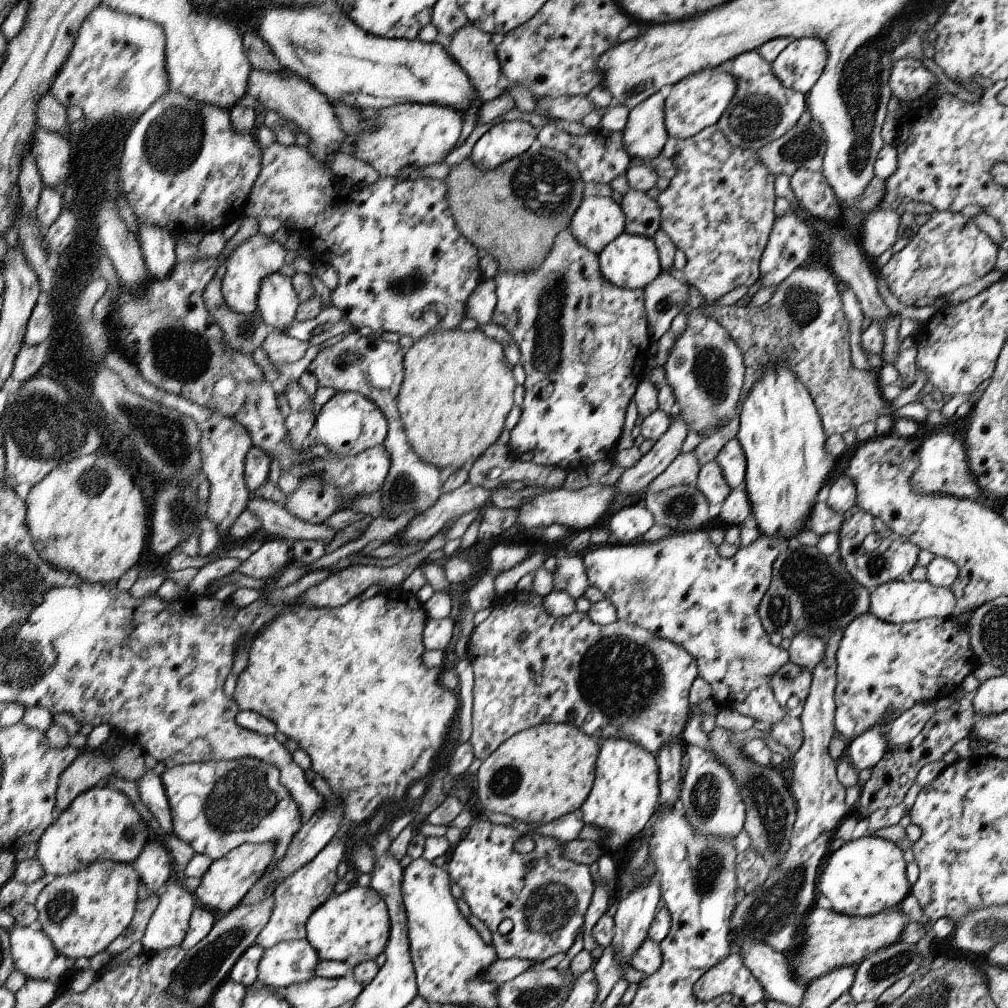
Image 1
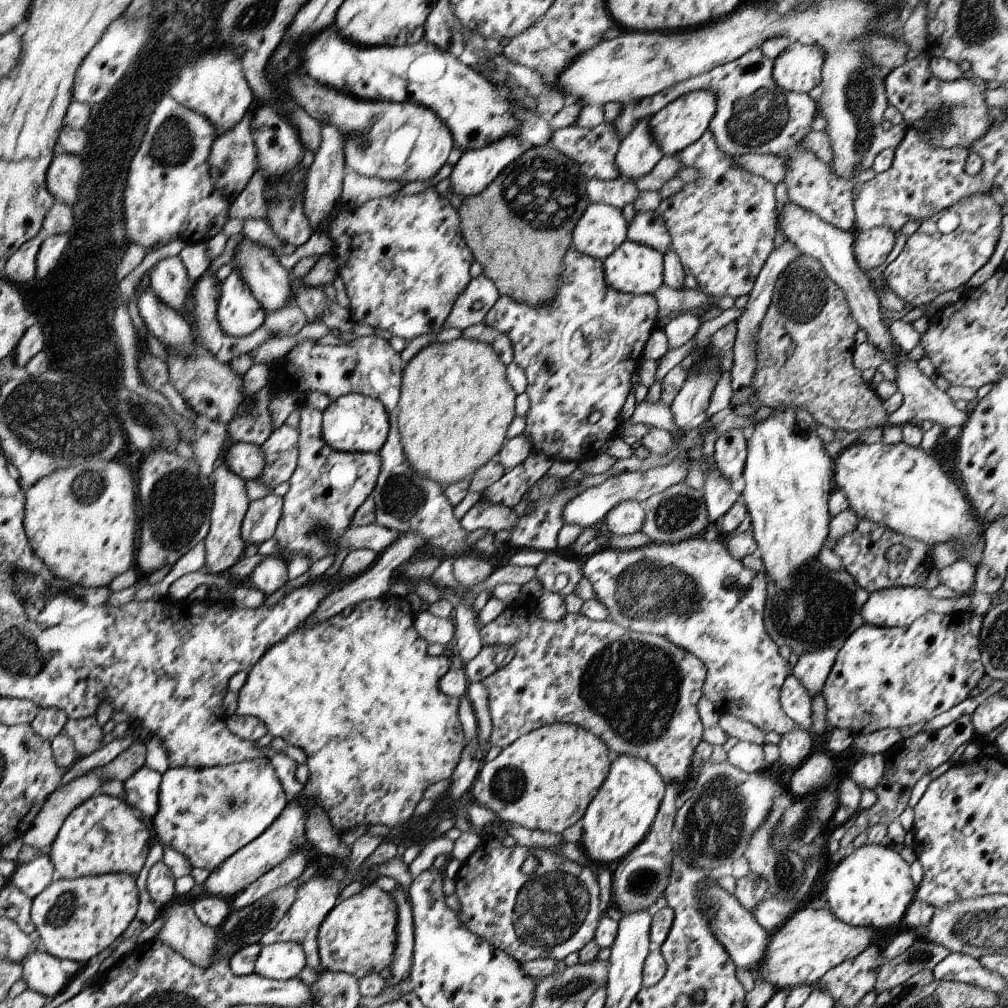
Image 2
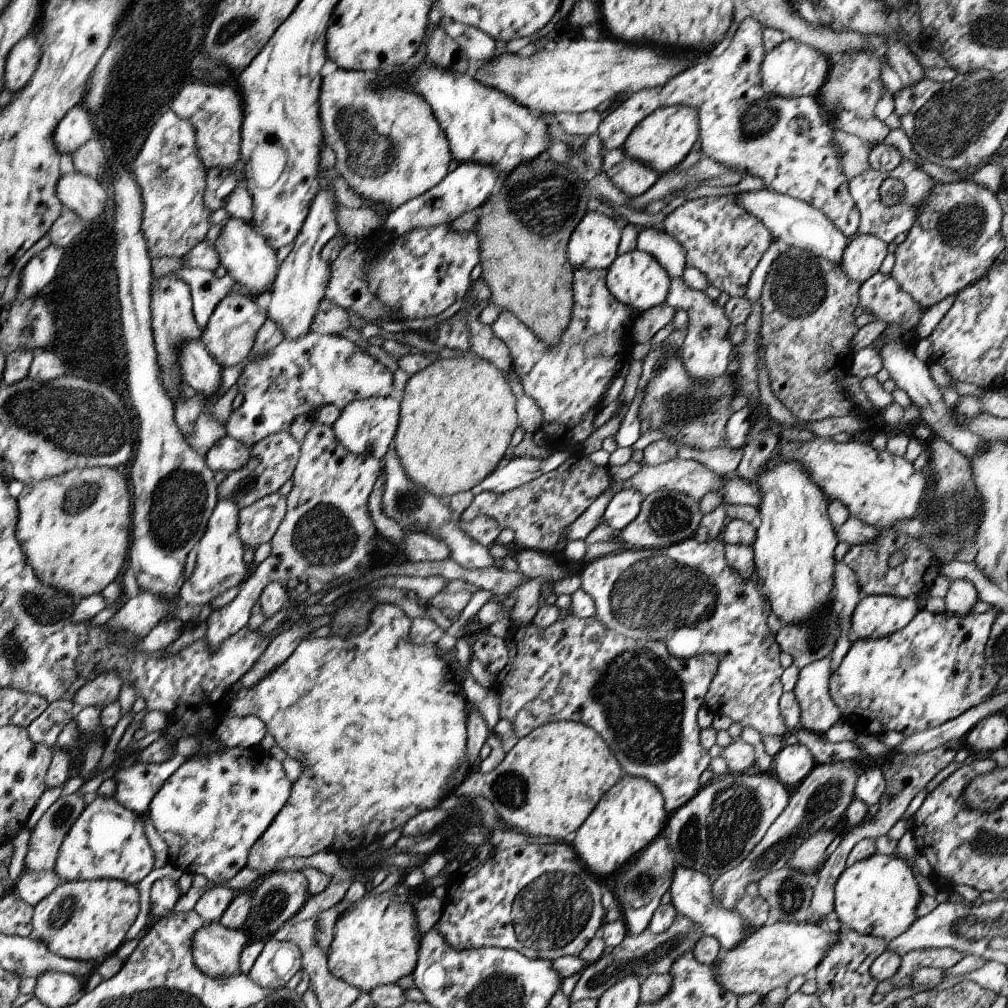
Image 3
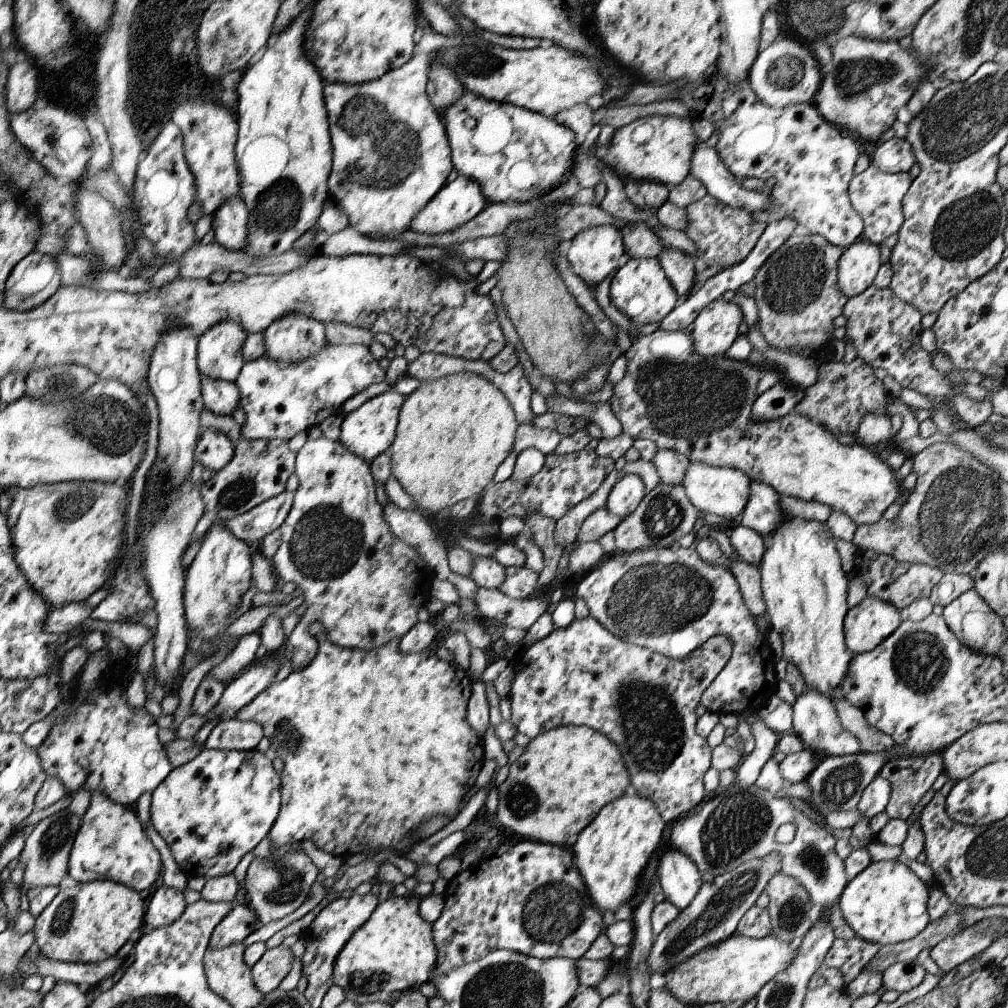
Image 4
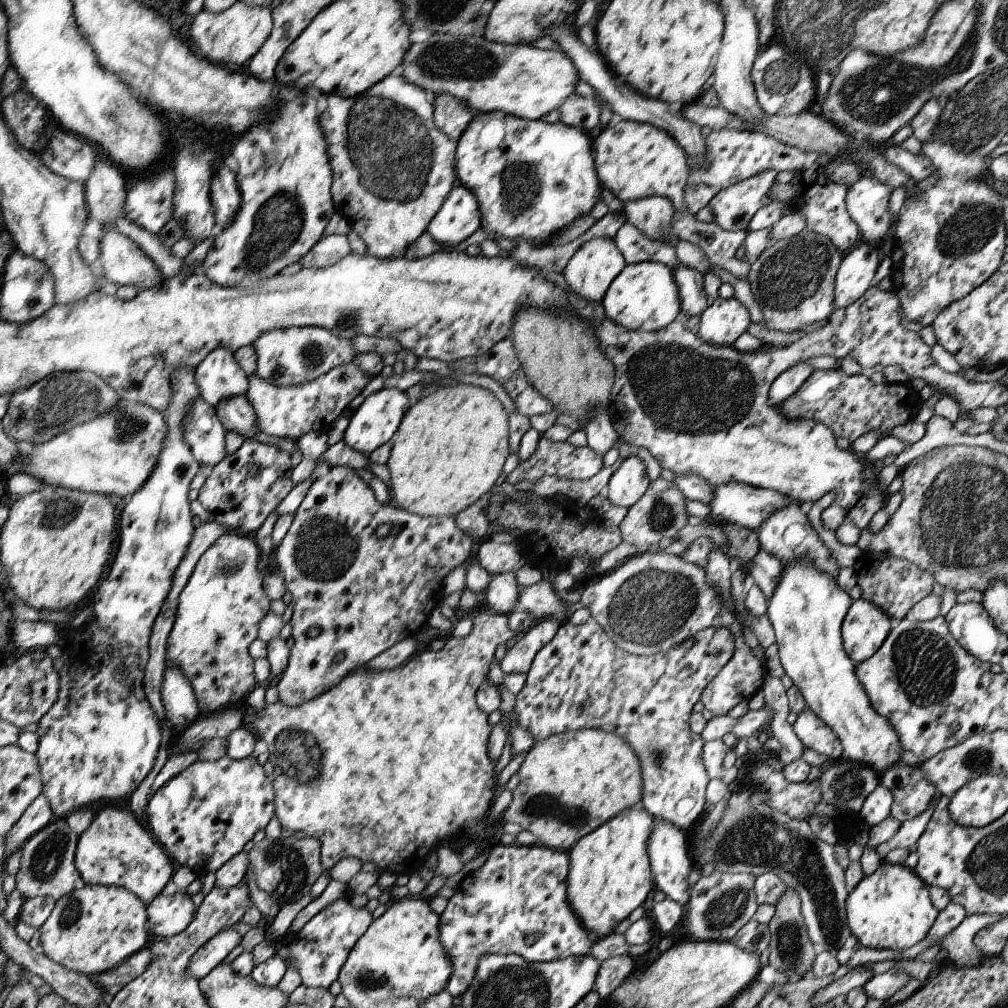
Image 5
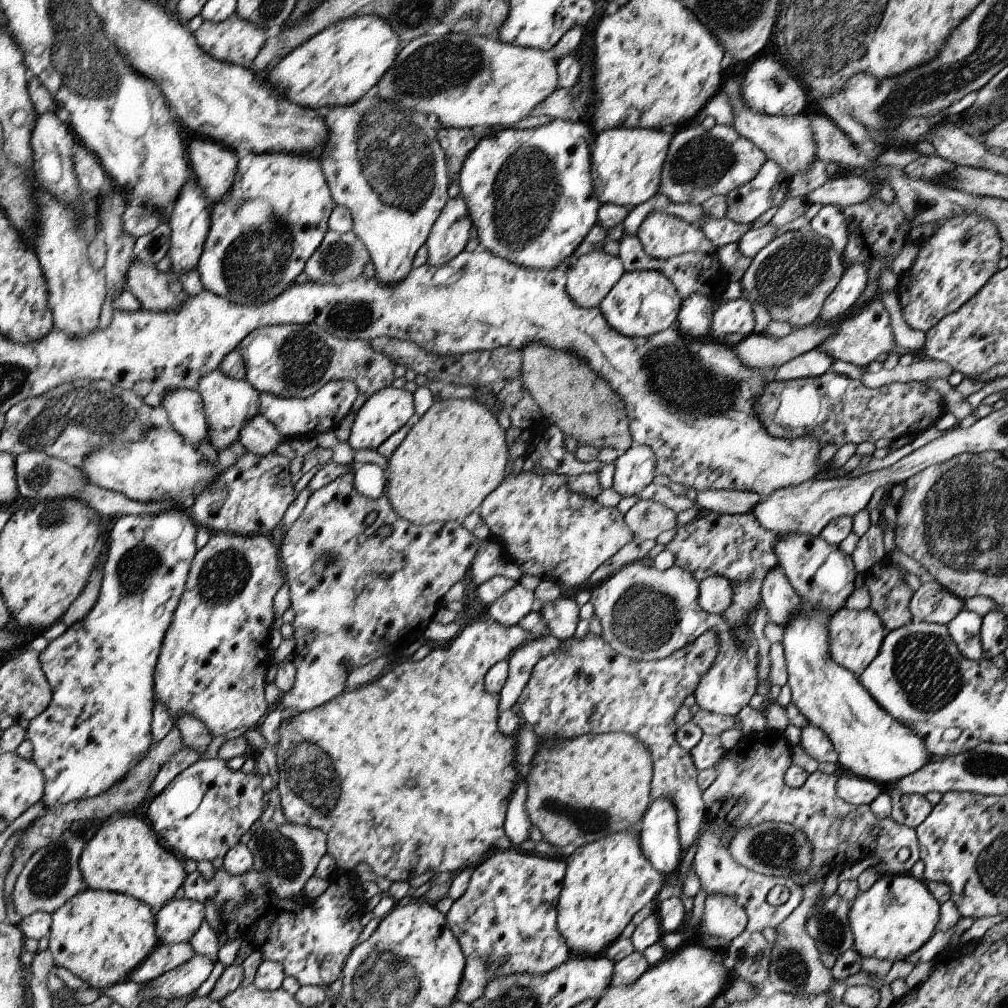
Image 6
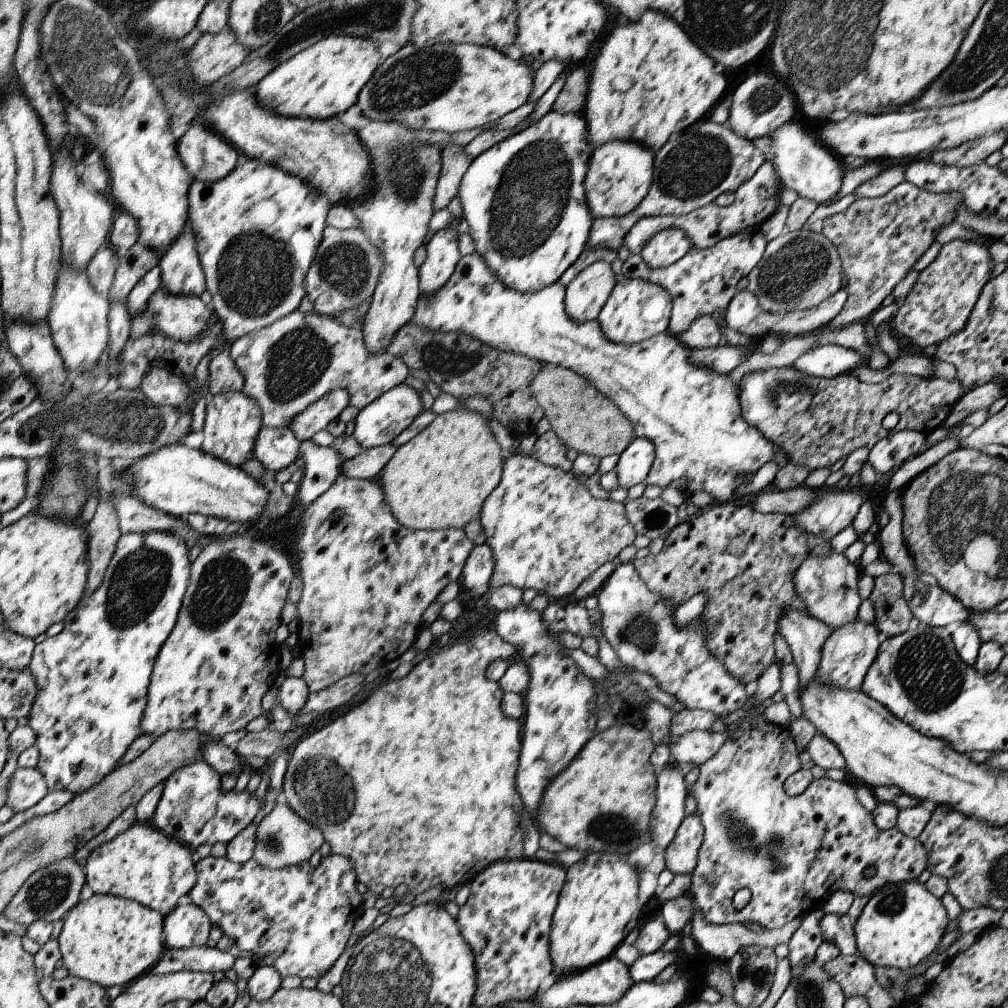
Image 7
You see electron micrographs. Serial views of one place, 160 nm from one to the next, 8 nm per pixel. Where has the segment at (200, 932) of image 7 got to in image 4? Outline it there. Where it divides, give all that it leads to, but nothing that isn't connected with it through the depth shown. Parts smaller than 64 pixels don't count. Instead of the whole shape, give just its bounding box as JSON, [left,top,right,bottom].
[144,884,187,930]

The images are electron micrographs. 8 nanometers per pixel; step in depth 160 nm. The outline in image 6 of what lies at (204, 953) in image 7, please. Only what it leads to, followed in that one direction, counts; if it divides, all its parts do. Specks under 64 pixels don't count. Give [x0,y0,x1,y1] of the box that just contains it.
[129,942,195,984]

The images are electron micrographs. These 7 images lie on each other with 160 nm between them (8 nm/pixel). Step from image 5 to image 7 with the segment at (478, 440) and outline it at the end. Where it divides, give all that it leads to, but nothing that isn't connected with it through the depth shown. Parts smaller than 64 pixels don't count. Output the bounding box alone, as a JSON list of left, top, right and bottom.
[377,408,503,531]

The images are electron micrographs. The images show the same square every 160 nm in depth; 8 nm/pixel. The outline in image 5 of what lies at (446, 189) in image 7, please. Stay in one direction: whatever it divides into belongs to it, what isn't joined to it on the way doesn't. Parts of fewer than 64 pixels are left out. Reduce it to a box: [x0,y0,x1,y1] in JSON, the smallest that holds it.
[435,95,474,141]

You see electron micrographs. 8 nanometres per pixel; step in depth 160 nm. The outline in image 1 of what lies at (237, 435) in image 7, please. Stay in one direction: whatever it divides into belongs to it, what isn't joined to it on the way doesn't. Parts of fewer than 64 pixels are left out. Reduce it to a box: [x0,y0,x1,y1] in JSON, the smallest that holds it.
[221,232,287,315]

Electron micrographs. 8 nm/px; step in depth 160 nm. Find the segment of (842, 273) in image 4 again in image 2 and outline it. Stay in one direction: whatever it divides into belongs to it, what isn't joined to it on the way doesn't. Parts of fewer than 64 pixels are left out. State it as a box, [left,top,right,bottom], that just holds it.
[853,227,897,272]

